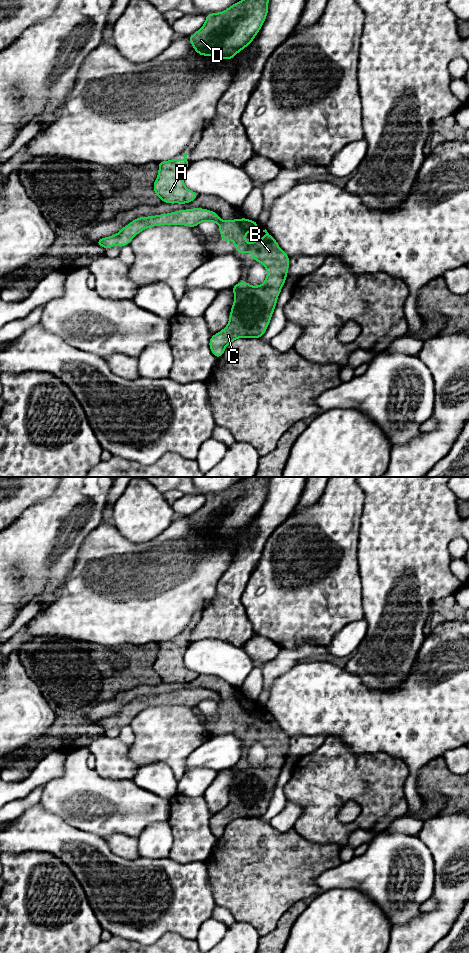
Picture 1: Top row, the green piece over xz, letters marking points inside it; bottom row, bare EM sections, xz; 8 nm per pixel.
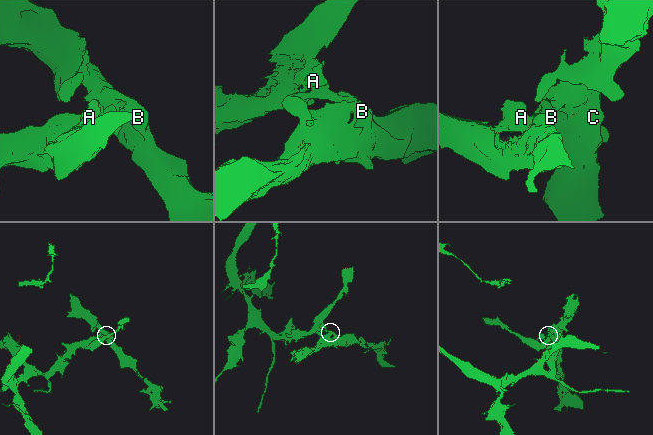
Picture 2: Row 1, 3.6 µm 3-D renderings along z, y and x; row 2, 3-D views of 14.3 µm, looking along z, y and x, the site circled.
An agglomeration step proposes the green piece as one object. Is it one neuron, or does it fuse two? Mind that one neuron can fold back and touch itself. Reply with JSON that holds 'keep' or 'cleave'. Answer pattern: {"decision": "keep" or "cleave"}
{"decision": "keep"}

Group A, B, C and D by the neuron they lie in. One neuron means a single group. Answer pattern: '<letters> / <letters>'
A B C D

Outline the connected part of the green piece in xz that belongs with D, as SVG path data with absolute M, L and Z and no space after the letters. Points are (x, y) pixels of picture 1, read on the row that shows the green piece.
M240 0L223 12L206 15L204 25L187 38L199 55L232 60L261 29L268 3L269 0Z

